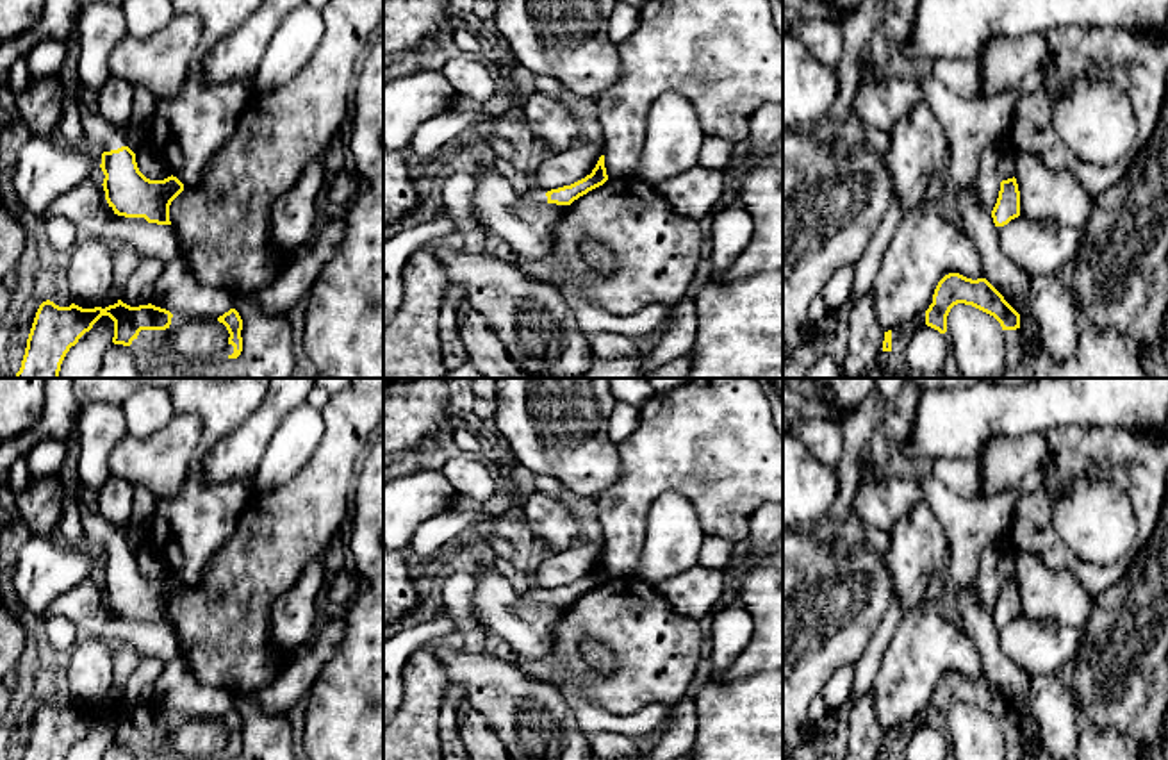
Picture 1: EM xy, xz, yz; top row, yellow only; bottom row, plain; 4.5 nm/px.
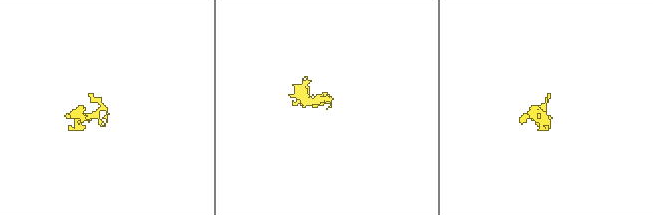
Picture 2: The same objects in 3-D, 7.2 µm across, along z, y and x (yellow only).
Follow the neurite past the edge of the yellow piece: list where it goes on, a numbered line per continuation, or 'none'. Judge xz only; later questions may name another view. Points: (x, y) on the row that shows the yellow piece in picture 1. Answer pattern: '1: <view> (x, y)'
none

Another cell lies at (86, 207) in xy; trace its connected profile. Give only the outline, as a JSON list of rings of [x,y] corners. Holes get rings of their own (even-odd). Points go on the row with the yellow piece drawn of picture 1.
[[[82,182],[57,198],[41,218],[66,218],[78,239],[100,239],[112,246],[132,244],[139,257],[153,257],[164,264],[180,257],[180,241],[171,225],[134,223],[121,219],[107,203],[100,182]]]

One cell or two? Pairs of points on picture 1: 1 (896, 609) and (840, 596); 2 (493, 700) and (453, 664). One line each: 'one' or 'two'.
1: two
2: one

